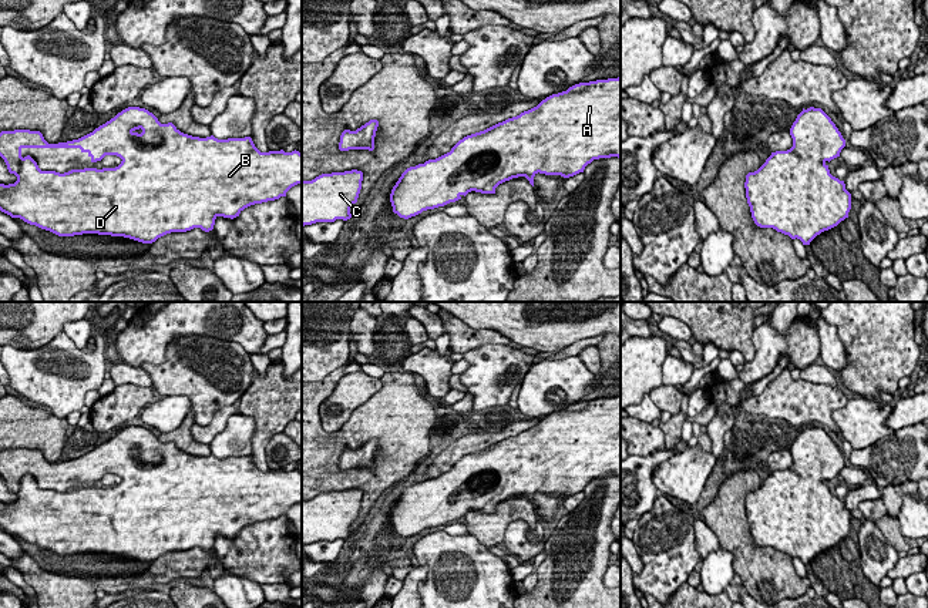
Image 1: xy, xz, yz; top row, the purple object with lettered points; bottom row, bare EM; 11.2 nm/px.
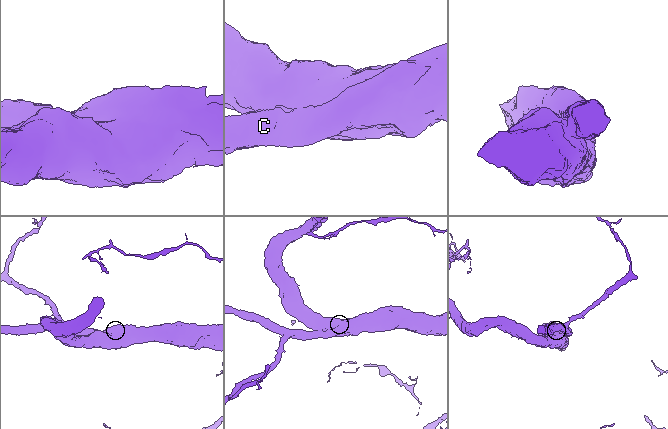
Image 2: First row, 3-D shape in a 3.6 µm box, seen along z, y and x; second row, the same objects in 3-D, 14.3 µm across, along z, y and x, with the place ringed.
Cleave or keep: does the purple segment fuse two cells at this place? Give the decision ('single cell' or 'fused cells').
single cell

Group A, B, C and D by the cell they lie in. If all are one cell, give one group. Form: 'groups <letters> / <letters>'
groups A B C D

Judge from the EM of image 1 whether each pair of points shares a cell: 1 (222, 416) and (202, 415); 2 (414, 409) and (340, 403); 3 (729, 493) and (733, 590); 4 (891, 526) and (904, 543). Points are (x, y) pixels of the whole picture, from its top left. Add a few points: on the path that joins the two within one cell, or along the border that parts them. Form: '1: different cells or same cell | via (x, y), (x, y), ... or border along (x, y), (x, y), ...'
1: different cells | border along (234, 403), (221, 407), (207, 425), (195, 423)
2: different cells | border along (382, 379), (382, 386), (352, 413), (339, 430)
3: different cells | border along (742, 584), (749, 593)
4: same cell | via (891, 530), (900, 538)

